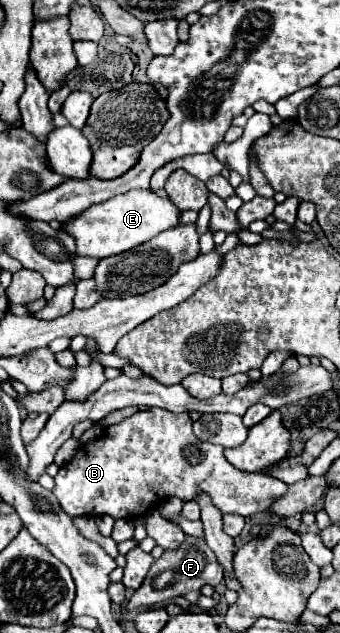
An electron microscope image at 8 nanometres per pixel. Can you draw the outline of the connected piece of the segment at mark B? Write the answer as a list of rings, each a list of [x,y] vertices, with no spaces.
[[[159,407],[137,411],[135,415],[123,419],[117,425],[111,425],[91,443],[79,445],[75,457],[63,465],[55,477],[55,497],[61,503],[63,511],[73,517],[97,517],[109,515],[113,519],[137,519],[145,517],[151,505],[157,505],[163,497],[179,497],[183,503],[193,501],[199,493],[211,497],[213,505],[221,513],[239,513],[251,517],[255,513],[267,511],[283,493],[285,483],[269,477],[267,473],[243,473],[237,471],[223,457],[223,447],[213,443],[203,443],[193,435],[193,421],[189,413],[169,413]]]

